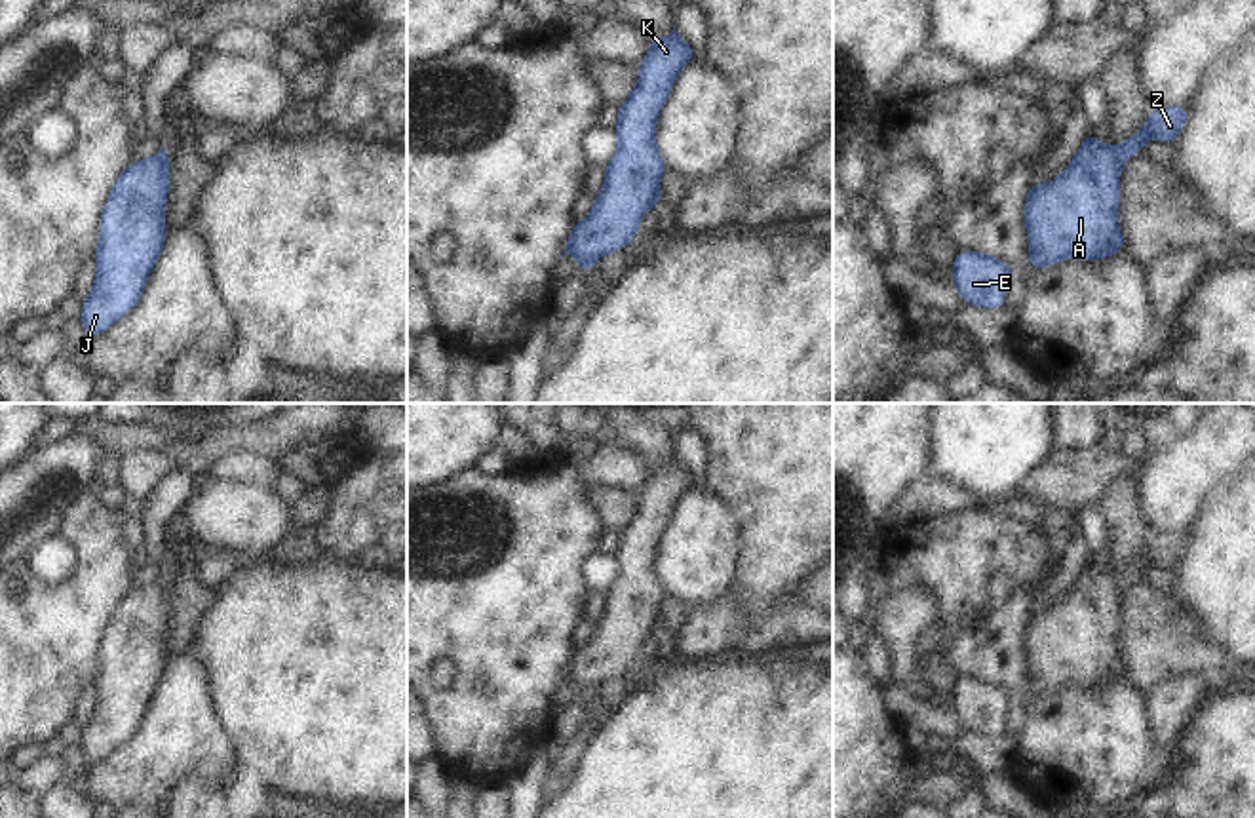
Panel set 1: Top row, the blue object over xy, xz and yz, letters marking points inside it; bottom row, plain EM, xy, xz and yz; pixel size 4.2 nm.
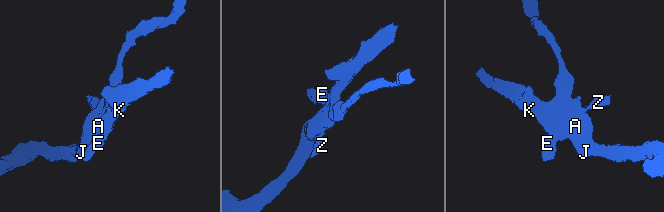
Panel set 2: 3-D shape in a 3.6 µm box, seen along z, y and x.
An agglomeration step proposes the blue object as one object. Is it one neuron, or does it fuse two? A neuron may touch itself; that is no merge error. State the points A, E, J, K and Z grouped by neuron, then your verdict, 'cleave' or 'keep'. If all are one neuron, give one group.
A E J K / Z; cleave

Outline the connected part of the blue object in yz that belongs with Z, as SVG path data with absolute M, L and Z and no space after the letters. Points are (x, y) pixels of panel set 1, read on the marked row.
M1187 107L1150 108L1145 127L1112 148L1116 162L1124 166L1130 156L1139 156L1149 137L1173 145L1187 118Z

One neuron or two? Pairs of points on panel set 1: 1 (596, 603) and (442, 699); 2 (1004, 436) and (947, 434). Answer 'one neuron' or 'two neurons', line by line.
1: two neurons
2: one neuron

